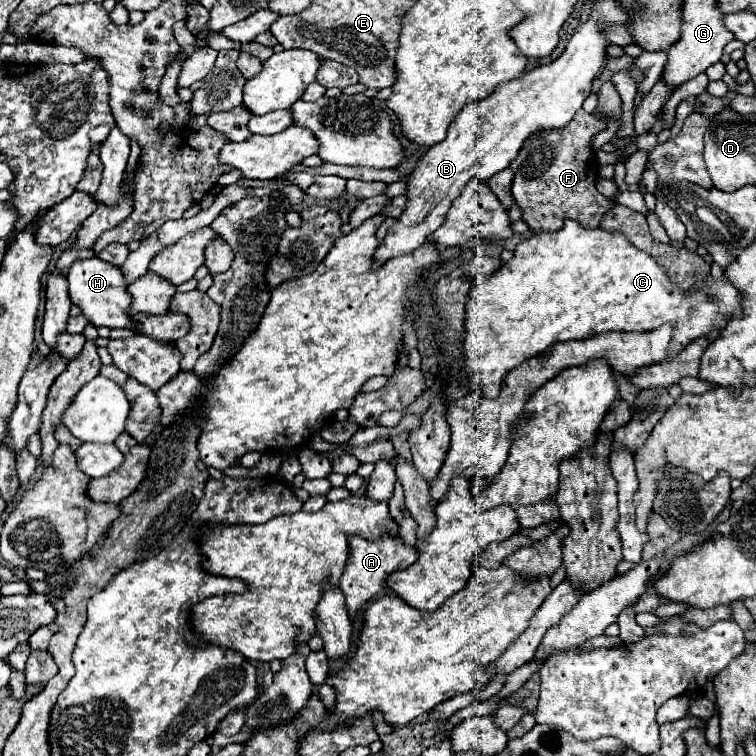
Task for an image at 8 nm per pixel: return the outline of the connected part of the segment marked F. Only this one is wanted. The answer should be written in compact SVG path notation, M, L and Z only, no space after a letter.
M579 109L565 129L557 129L555 133L539 133L539 137L531 137L531 141L527 141L527 145L523 145L523 149L519 151L519 157L511 165L511 169L515 173L515 177L513 177L513 189L511 191L513 191L515 203L523 211L523 221L533 231L561 229L563 227L563 217L577 219L583 225L599 225L601 217L607 211L613 209L615 201L609 199L609 197L603 197L597 191L597 187L595 187L599 163L597 163L597 157L595 157L595 153L591 149L591 137L595 133L603 131L605 127L607 127L607 123L601 121L597 115Z

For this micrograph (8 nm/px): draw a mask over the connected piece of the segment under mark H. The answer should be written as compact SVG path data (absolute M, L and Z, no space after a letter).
M91 257L91 259L83 259L83 261L75 261L75 265L71 267L71 273L67 275L69 281L69 293L71 293L71 301L75 305L79 305L83 309L83 315L95 325L95 327L125 327L125 329L137 329L139 321L135 321L127 311L131 307L131 293L127 291L127 283L125 283L125 275L121 271L121 267L105 263L99 257Z

